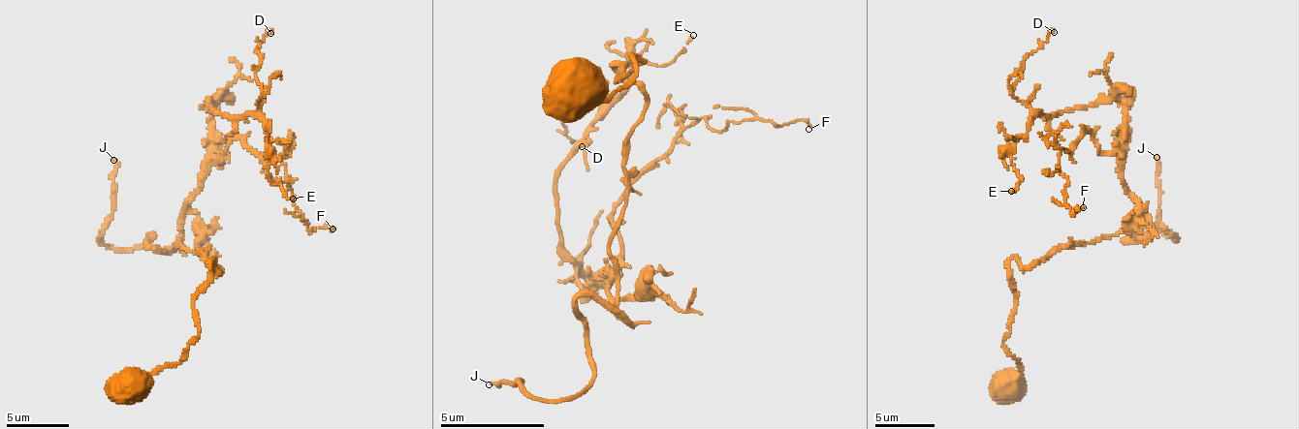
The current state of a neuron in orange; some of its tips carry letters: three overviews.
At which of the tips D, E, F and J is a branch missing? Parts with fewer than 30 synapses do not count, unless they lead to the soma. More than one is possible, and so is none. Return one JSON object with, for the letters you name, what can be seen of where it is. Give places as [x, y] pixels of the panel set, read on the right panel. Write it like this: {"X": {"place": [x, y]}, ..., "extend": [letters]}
{"J": {"place": [1156, 157]}, "extend": ["J"]}

